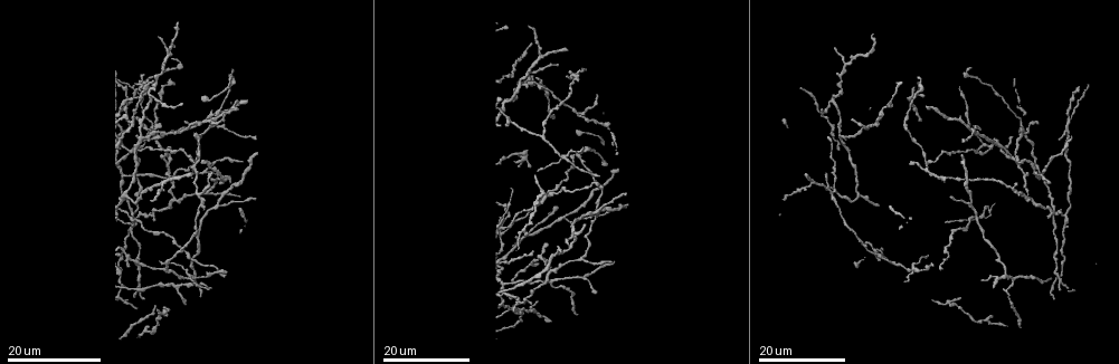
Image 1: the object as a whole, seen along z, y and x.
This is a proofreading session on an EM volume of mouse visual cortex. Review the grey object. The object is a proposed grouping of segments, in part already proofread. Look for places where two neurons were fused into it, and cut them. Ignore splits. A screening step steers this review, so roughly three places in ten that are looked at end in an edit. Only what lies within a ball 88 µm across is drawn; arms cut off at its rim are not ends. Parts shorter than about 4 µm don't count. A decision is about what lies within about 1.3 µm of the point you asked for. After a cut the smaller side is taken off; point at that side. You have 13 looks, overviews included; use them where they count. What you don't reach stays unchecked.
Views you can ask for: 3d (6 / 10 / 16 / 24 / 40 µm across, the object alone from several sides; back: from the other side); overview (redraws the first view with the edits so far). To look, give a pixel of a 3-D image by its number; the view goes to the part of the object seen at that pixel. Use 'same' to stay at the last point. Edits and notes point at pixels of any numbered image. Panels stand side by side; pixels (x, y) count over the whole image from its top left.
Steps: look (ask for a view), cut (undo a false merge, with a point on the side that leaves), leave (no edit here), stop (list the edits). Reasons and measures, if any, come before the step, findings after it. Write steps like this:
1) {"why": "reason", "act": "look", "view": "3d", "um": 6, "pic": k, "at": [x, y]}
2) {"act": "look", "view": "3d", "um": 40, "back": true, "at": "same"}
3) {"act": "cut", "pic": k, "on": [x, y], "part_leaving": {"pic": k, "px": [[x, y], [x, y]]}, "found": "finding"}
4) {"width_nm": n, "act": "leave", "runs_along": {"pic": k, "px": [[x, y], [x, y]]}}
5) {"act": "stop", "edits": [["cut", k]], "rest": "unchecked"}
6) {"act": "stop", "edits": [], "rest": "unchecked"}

{"act": "look", "view": "3d", "um": 24, "pic": 1, "at": [523, 154]}

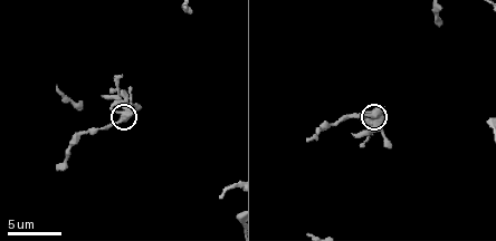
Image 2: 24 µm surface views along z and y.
{"act": "look", "view": "3d", "um": 6, "pic": 2, "at": [372, 116]}

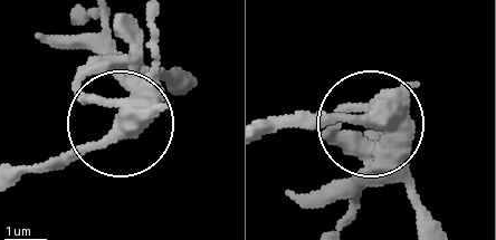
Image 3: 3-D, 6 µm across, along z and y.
{"act": "cut", "pic": 3, "on": [77, 94], "part_leaving": {"pic": 3, "px": [[139, 107], [107, 22]]}, "found": "a second neuron is stuck on"}

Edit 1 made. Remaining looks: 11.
{"act": "look", "view": "3d", "um": 16, "pic": 1, "at": [508, 101]}

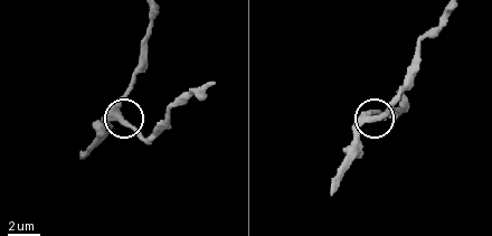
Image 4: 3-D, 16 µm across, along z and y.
{"act": "look", "view": "3d", "um": 10, "pic": 4, "at": [117, 119]}

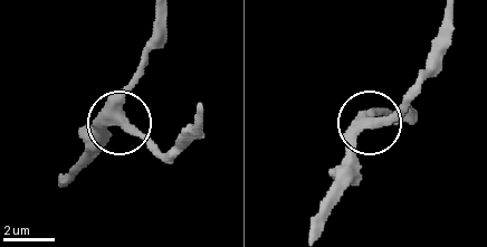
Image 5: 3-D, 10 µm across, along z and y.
{"act": "look", "view": "3d", "um": 6, "pic": 5, "at": [372, 125]}

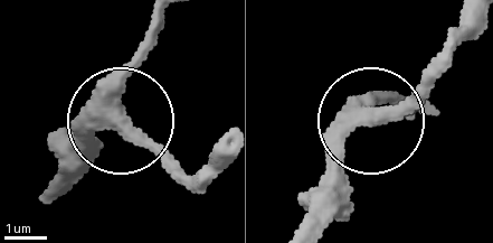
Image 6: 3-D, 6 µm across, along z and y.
{"act": "leave", "runs_along": {"pic": 6, "px": [[162, 13], [113, 117], [56, 142]]}, "found": "all the same neuron"}

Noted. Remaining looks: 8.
{"why": "three-way junction", "act": "look", "view": "3d", "um": 16, "pic": 1, "at": [161, 182]}

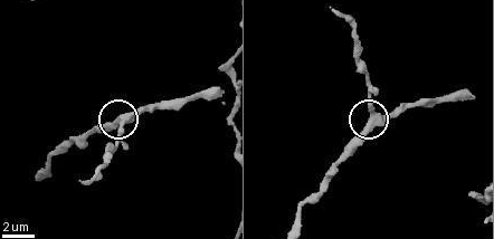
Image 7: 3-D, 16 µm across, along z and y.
{"act": "look", "view": "3d", "um": 6, "pic": 7, "at": [378, 117]}

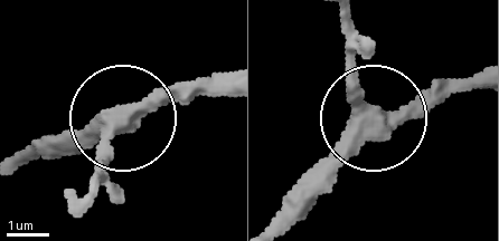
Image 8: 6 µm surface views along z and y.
{"act": "leave", "runs_along": {"pic": 8, "px": [[285, 215], [367, 119], [349, 48]]}, "found": "continuous, no second neuron"}

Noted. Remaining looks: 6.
{"why": "side arm on a straight run", "act": "look", "view": "3d", "um": 16, "pic": 1, "at": [139, 133]}

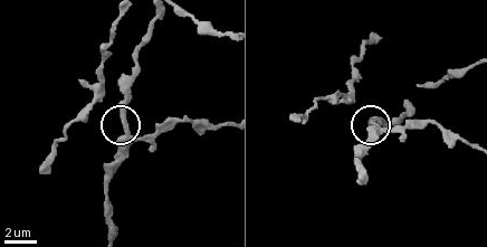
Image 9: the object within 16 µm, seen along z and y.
{"why": "closer look", "act": "look", "view": "3d", "um": 6, "pic": 9, "at": [125, 129]}

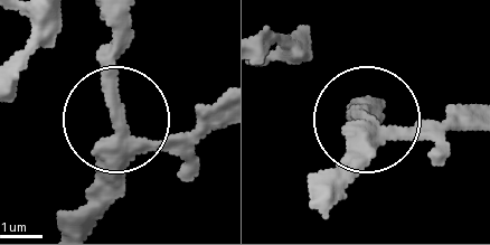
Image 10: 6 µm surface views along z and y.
{"width_nm": 320, "act": "leave", "runs_along": {"pic": 10, "px": [[222, 106], [147, 145], [125, 134], [115, 113], [115, 17]]}, "found": "continuous, no second neuron"}

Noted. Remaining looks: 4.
{"why": "arms part here", "act": "look", "view": "3d", "um": 16, "pic": 1, "at": [832, 101]}

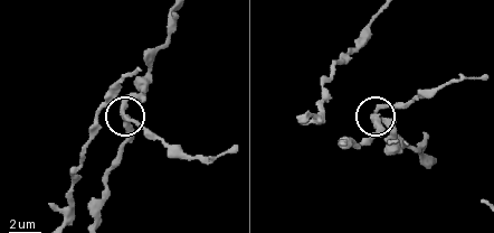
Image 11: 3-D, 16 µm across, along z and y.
{"act": "look", "view": "3d", "um": 6, "pic": 11, "at": [374, 110]}

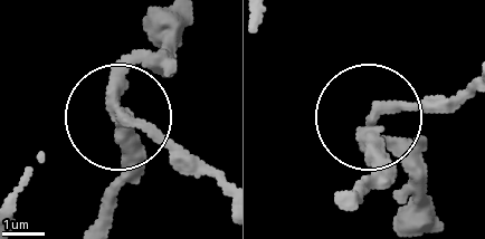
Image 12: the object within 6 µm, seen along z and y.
{"width_nm": 290, "act": "cut", "pic": 12, "on": [170, 146], "part_leaving": {"pic": 12, "px": [[129, 110], [221, 173]]}, "found": "two neurons meet here"}

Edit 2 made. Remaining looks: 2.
{"why": "a fork", "act": "look", "view": "3d", "um": 16, "pic": 1, "at": [542, 138]}

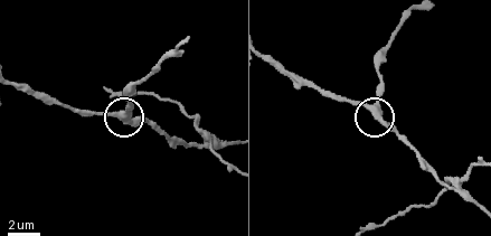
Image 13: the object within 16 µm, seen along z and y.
{"act": "look", "view": "3d", "um": 10, "pic": 13, "at": [120, 118]}

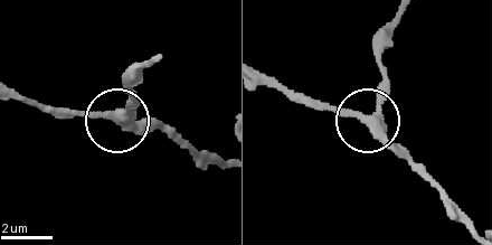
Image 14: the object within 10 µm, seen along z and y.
{"act": "leave", "runs_along": {"pic": 14, "px": [[399, 18], [378, 56], [385, 88], [371, 114], [310, 107]]}, "found": "all the same neuron"}

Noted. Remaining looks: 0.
{"act": "stop", "edits": [["cut", 3], ["cut", 12]], "rest": "unchecked"}

